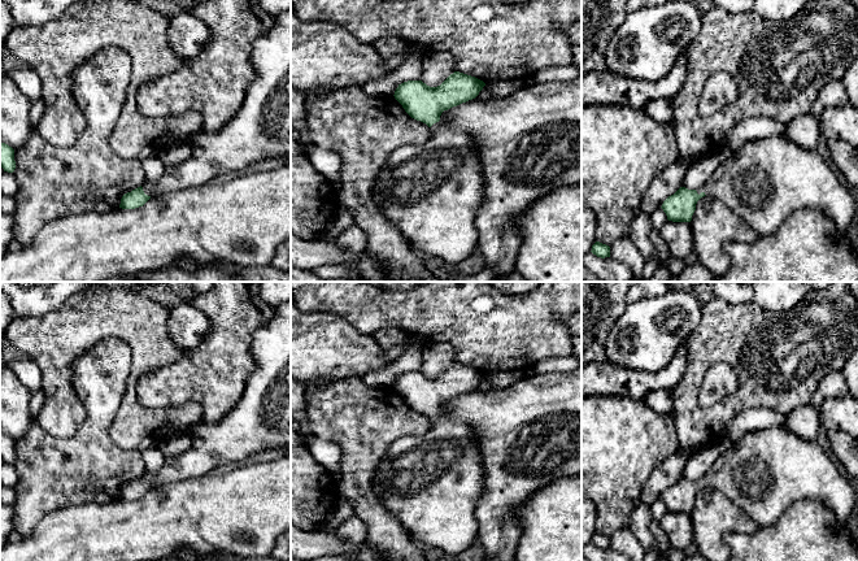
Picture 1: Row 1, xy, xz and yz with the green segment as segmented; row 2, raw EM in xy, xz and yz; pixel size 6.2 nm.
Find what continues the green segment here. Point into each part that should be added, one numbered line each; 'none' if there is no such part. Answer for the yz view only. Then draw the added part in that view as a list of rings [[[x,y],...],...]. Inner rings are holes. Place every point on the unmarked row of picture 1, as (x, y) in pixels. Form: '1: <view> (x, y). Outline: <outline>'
1: yz (766, 472). Outline: [[[778,426],[744,435],[732,449],[726,451],[715,460],[711,469],[696,482],[698,486],[704,483],[706,487],[719,490],[746,512],[758,527],[774,525],[793,503],[801,500],[816,500],[822,503],[832,510],[836,521],[844,526],[853,512],[855,496],[849,480],[840,474],[837,464],[828,457],[815,440],[801,439]]]

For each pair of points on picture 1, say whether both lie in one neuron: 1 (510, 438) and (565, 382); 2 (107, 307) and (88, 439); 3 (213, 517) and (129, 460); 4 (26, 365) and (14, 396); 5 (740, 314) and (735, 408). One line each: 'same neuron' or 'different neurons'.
1: same neuron
2: different neurons
3: different neurons
4: different neurons
5: same neuron

